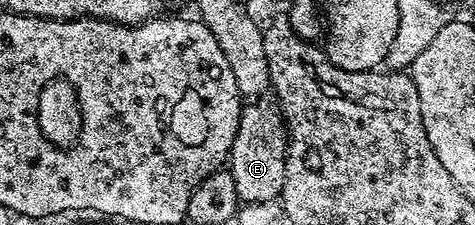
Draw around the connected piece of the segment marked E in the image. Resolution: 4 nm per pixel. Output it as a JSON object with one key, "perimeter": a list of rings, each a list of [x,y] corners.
{"perimeter":[[[255,102],[242,107],[237,136],[233,140],[229,169],[240,203],[271,204],[283,193],[287,163],[287,128],[274,105]]]}

